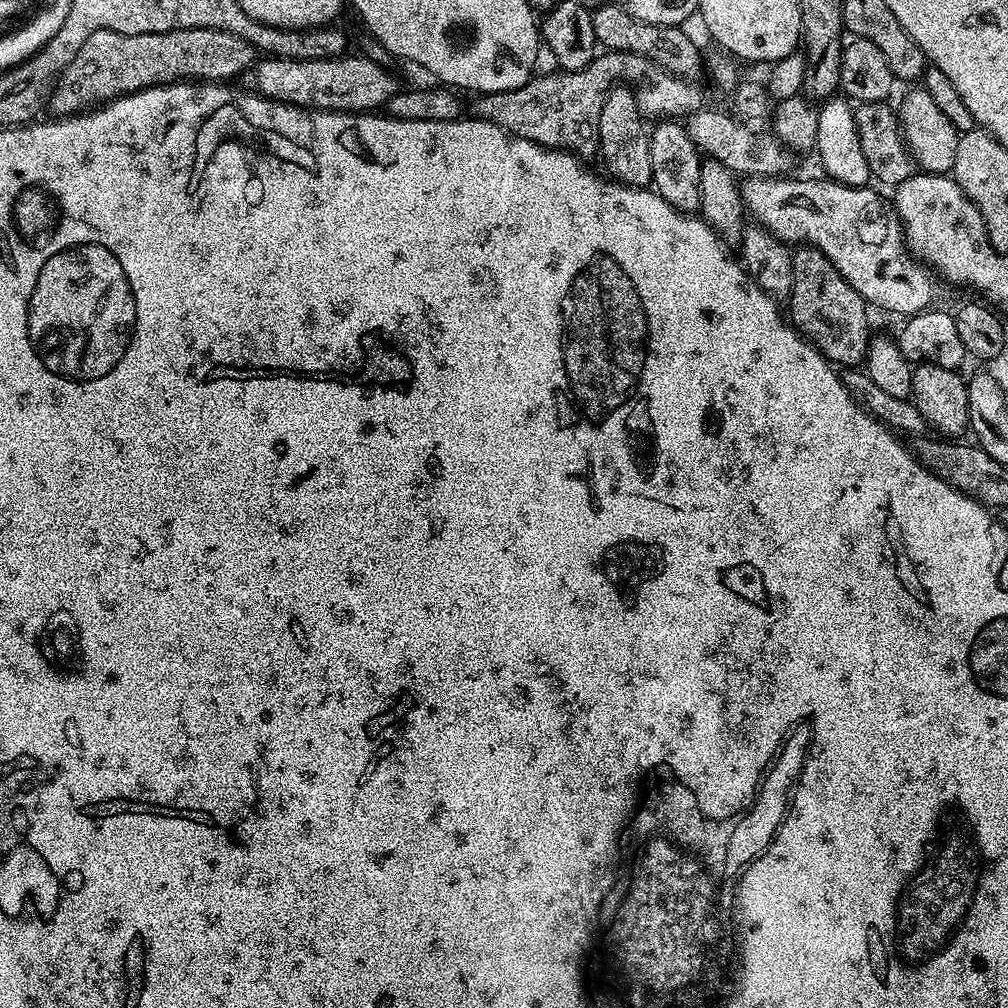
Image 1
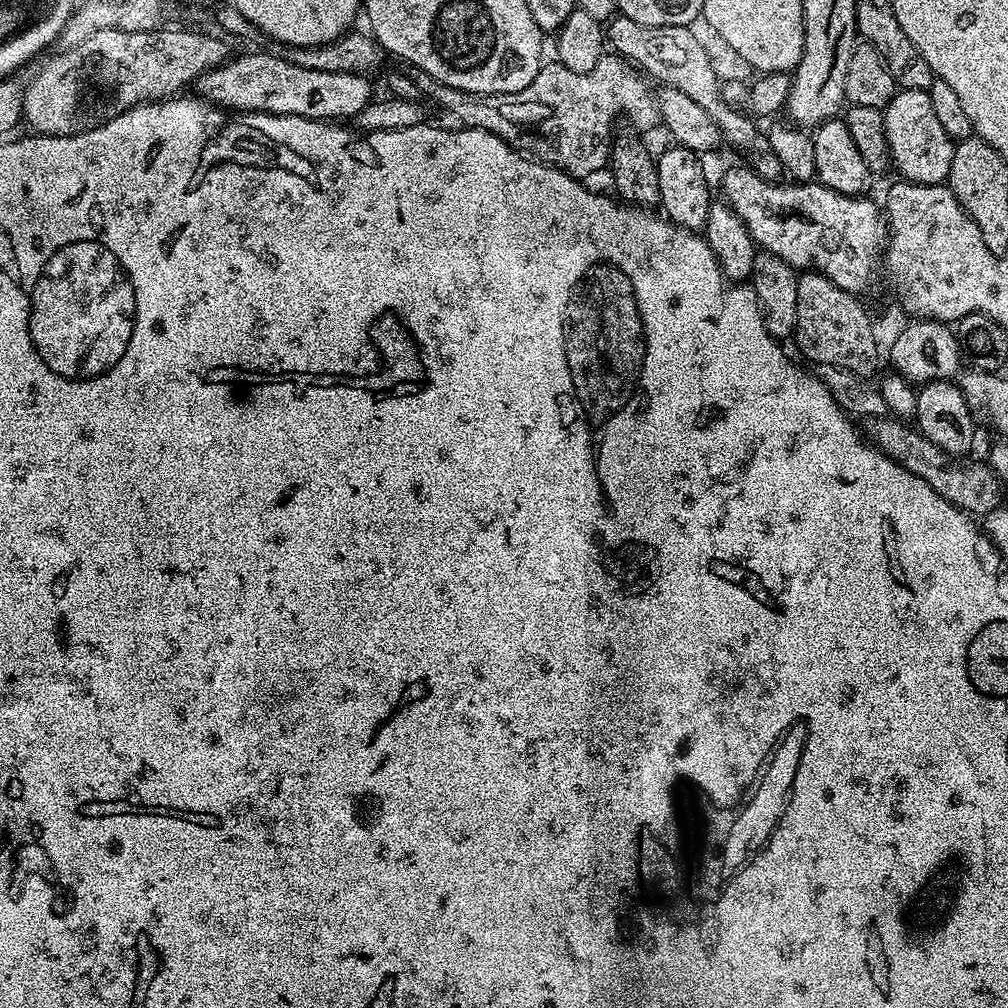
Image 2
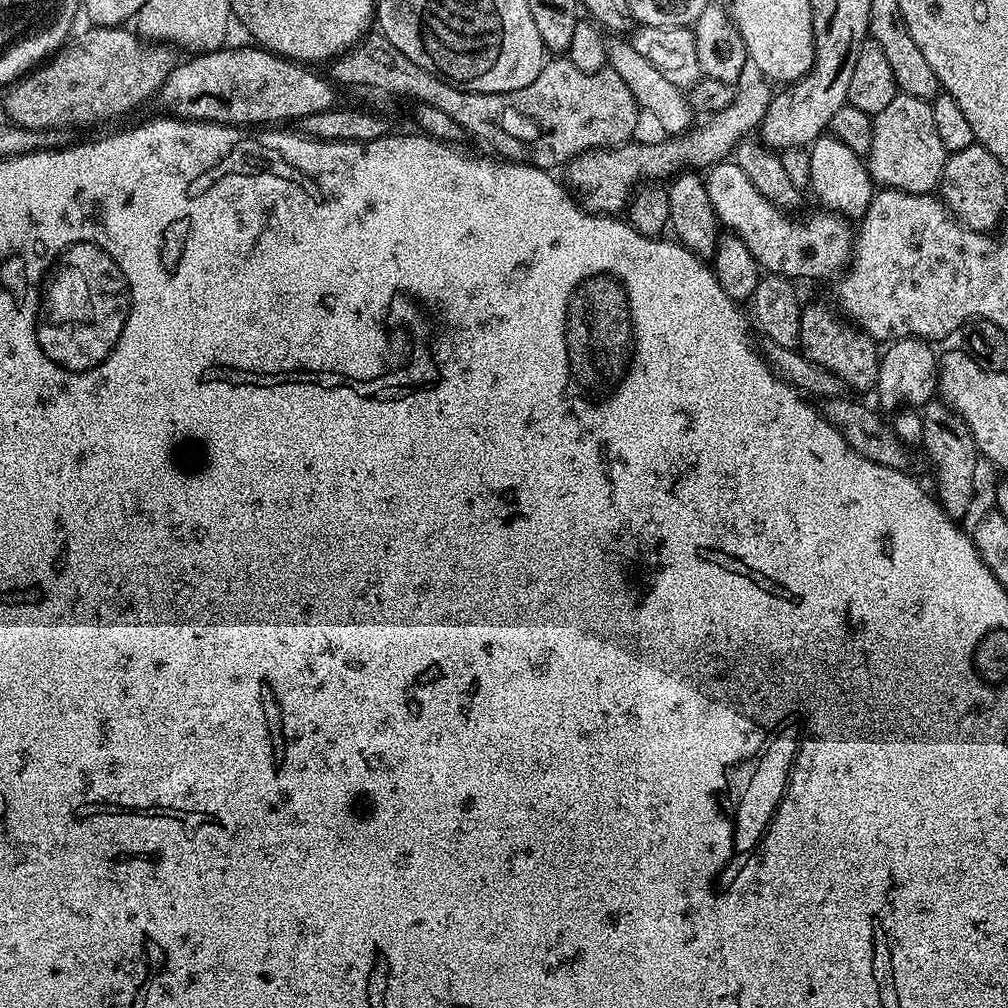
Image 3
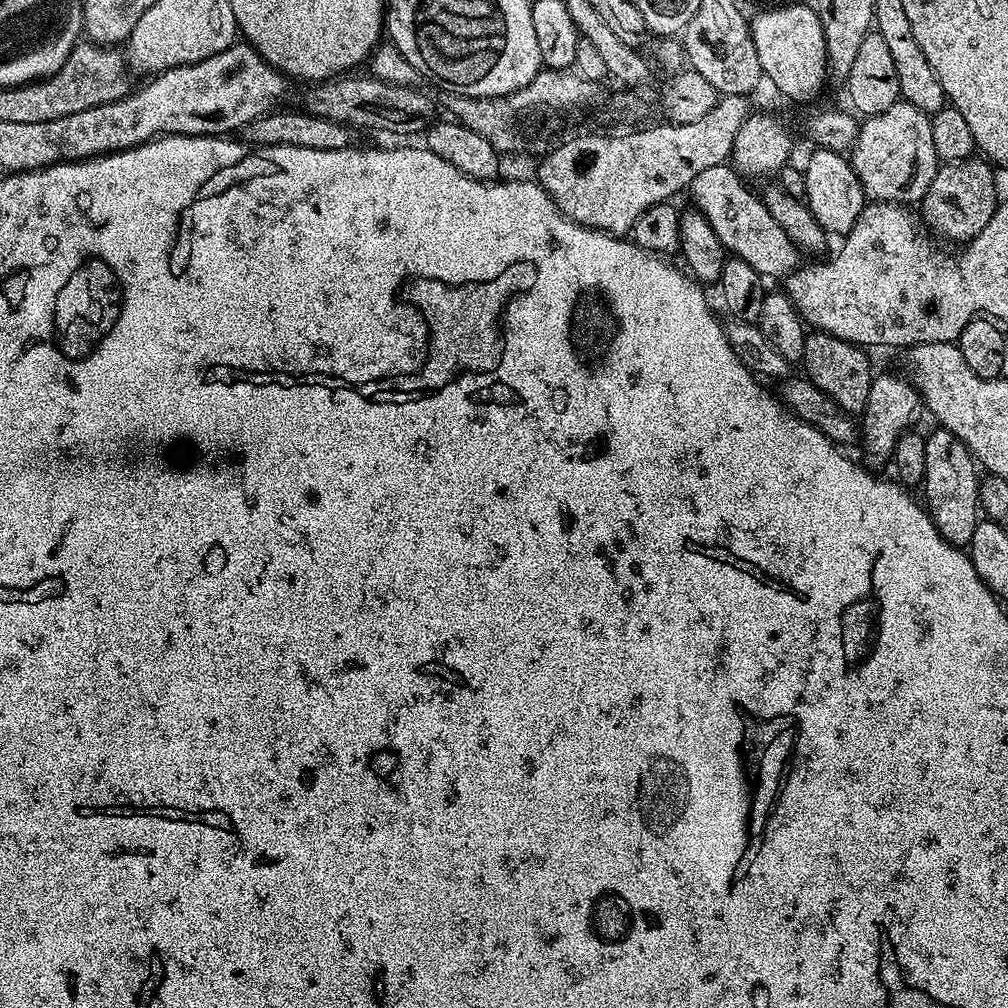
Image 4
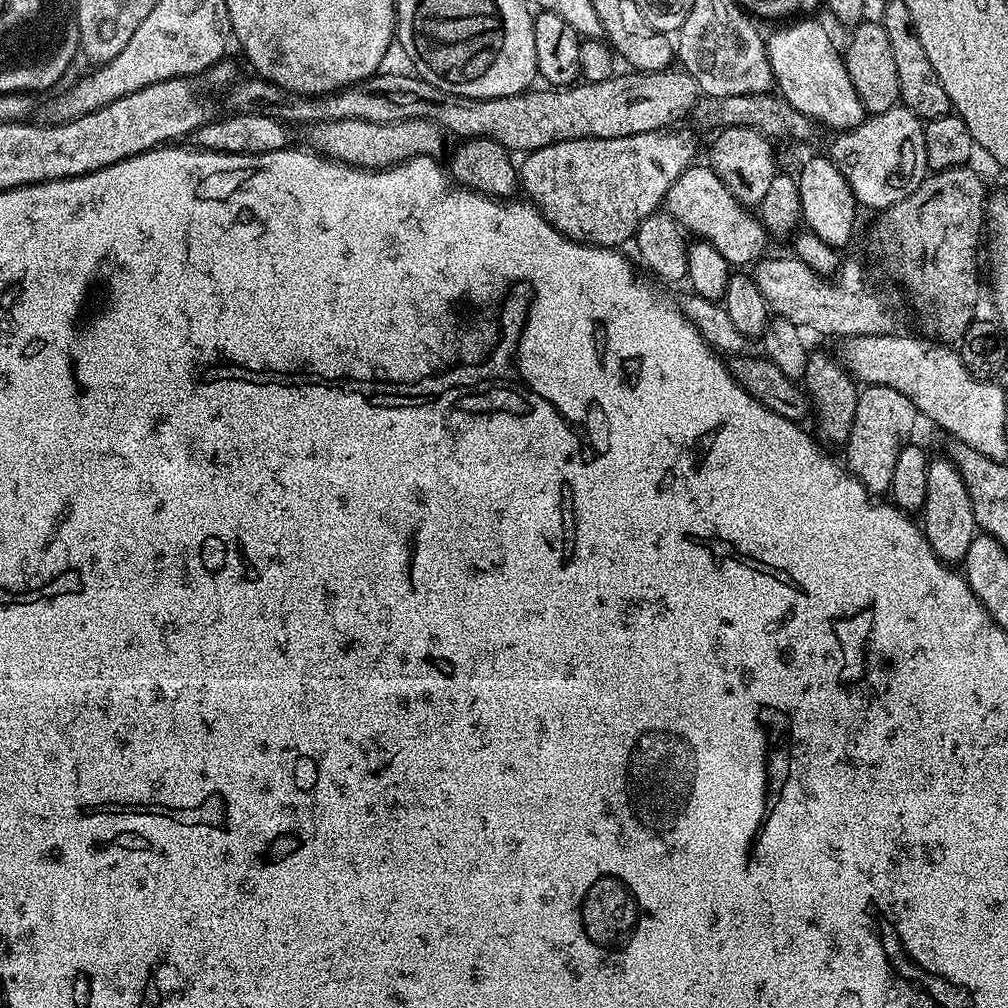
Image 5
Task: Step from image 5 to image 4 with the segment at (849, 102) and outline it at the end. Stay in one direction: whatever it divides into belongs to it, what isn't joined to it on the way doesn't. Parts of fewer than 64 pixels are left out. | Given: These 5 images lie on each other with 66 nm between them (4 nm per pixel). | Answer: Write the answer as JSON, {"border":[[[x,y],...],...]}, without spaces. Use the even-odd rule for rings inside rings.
{"border":[[[808,3],[808,4],[784,4],[781,6],[781,8],[768,8],[765,10],[765,12],[758,13],[756,17],[754,15],[751,17],[750,27],[752,29],[752,37],[754,38],[754,46],[758,50],[758,62],[760,63],[760,70],[761,70],[761,73],[763,73],[763,75],[766,77],[767,83],[769,80],[769,82],[772,83],[773,86],[776,87],[777,90],[780,91],[782,95],[789,96],[789,98],[792,100],[808,100],[811,98],[811,96],[816,96],[819,94],[820,91],[823,90],[823,88],[824,88],[824,72],[825,72],[825,76],[826,76],[826,69],[828,68],[828,51],[826,50],[826,40],[824,38],[824,23],[822,23],[822,21],[820,20],[820,15],[816,13],[815,7],[813,7],[813,5],[811,3]]]}

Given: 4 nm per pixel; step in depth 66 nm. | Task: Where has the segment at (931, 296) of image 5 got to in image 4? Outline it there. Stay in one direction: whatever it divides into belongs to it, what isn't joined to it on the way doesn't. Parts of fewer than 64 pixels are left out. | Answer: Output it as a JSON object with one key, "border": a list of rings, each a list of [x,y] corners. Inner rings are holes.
{"border":[[[976,159],[941,163],[934,174],[934,182],[930,182],[930,190],[926,190],[924,199],[919,201],[918,208],[924,211],[923,223],[937,237],[945,236],[940,237],[945,241],[972,240],[988,225],[996,212],[998,195],[996,196],[996,176],[992,173],[993,165],[983,159]]]}

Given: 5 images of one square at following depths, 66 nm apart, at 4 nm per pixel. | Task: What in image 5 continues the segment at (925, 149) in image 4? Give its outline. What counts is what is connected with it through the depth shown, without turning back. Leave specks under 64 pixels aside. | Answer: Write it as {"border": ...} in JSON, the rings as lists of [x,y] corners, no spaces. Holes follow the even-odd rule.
{"border":[[[897,106],[869,115],[856,128],[841,131],[832,140],[830,159],[842,172],[842,178],[850,182],[857,205],[861,209],[883,210],[902,202],[928,175],[926,162],[925,121],[909,108]]]}

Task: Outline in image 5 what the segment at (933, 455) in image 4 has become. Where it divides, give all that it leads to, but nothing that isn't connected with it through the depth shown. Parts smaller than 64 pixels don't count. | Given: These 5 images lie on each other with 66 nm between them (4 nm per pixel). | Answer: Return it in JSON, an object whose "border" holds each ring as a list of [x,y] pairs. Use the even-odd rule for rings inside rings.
{"border":[[[948,458],[929,459],[926,482],[926,502],[922,509],[924,536],[939,560],[949,566],[959,565],[966,558],[966,550],[970,550],[970,542],[974,542],[978,534],[966,482],[962,482],[962,474]]]}

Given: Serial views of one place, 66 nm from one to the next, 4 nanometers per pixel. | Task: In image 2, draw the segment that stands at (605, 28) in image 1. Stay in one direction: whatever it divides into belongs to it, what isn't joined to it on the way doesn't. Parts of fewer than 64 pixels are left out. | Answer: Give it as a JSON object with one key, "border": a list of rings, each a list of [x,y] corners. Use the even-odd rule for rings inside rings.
{"border":[[[615,15],[606,24],[606,44],[615,55],[623,56],[641,73],[647,74],[653,81],[661,80],[661,85],[677,88],[694,98],[706,114],[719,126],[726,144],[740,152],[748,152],[750,167],[763,180],[779,181],[785,175],[783,164],[778,160],[767,135],[761,130],[755,119],[743,111],[726,106],[720,93],[721,77],[716,77],[716,68],[712,65],[712,56],[704,49],[704,44],[692,33],[693,29],[686,24],[678,26],[642,26],[630,18]]]}

